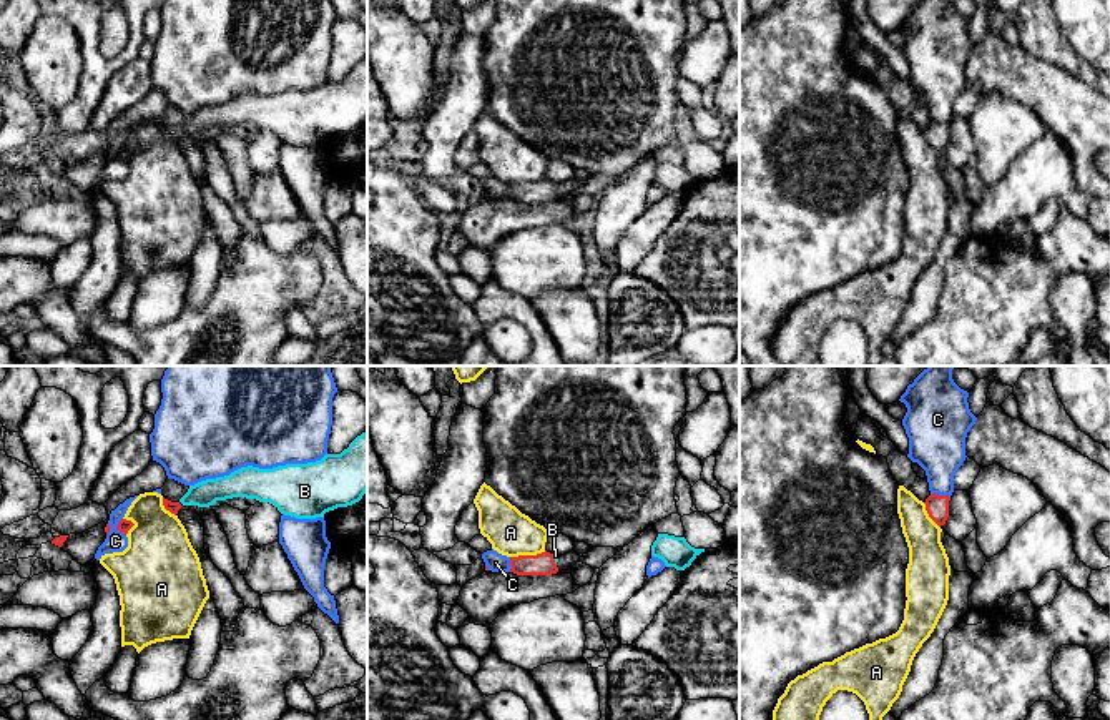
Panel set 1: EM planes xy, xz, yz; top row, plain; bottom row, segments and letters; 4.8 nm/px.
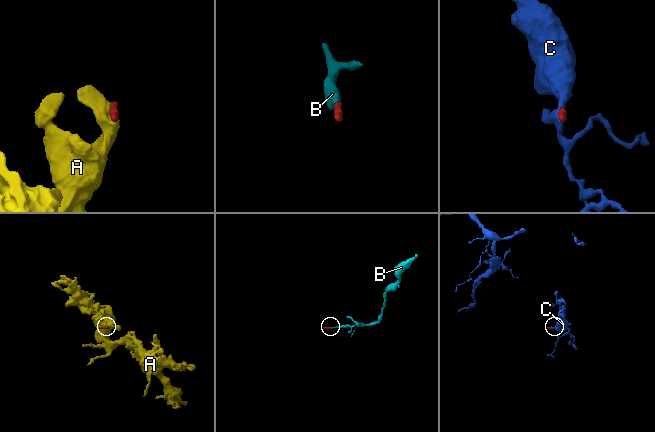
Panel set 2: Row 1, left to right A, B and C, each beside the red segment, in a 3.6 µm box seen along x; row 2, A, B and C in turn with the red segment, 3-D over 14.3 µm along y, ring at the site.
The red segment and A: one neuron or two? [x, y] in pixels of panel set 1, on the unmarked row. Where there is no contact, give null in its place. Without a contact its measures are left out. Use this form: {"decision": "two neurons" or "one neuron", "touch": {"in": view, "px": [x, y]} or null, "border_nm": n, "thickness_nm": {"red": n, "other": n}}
{"decision": "two neurons", "touch": {"in": "xz", "px": [527, 183]}, "border_nm": 180, "thickness_nm": {"red": 110, "other": 220}}

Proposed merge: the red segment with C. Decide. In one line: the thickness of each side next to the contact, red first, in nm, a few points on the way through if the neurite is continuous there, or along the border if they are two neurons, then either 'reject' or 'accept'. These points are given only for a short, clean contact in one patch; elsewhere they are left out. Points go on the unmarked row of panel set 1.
70/100 nm | reject

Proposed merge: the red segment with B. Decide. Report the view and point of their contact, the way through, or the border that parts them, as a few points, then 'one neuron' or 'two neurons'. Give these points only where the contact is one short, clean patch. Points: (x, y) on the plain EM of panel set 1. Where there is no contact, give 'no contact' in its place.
contact xz (554, 188); way xz (542, 192), (554, 188), (555, 183); one neuron

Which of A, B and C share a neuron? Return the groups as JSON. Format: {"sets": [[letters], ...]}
{"sets": [["A"], ["B"], ["C"]]}

